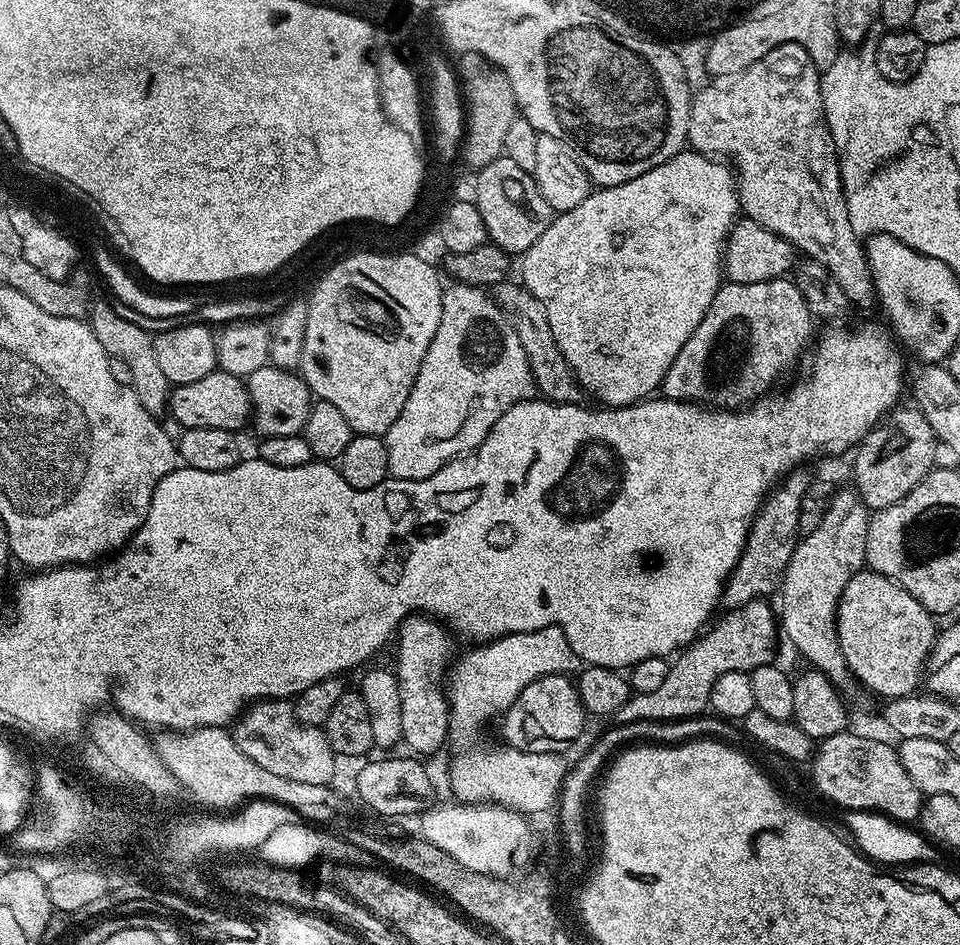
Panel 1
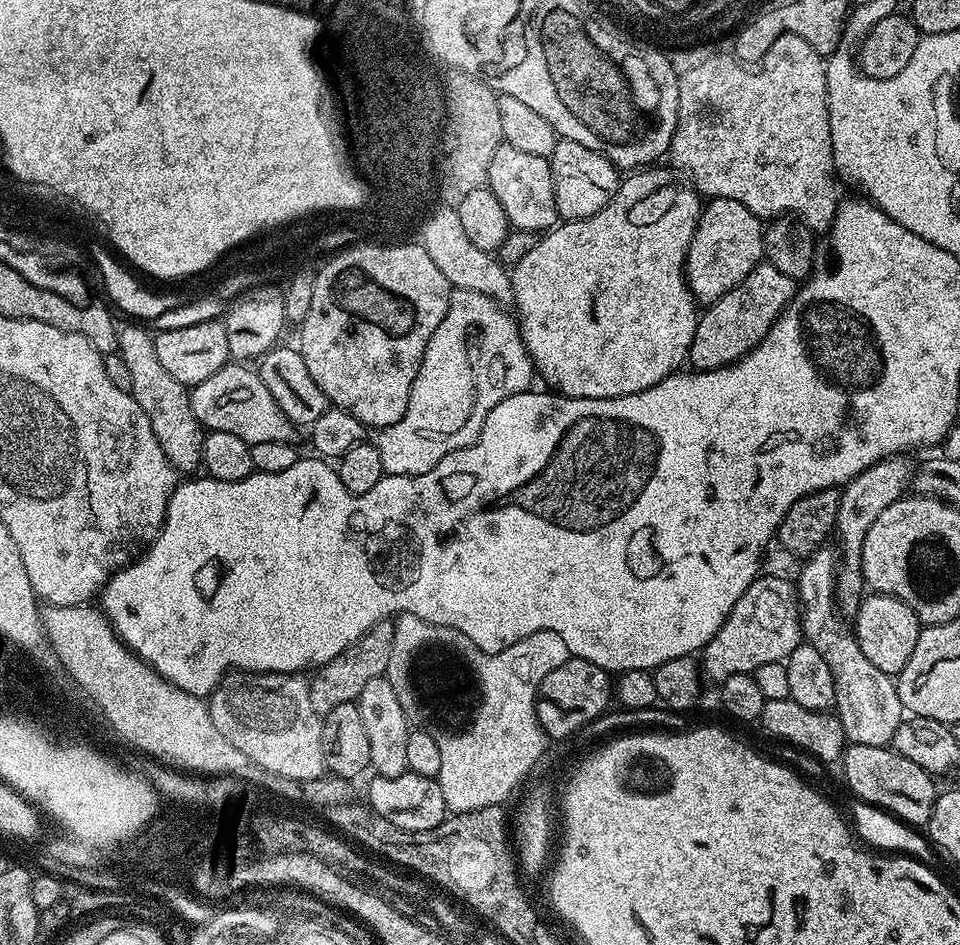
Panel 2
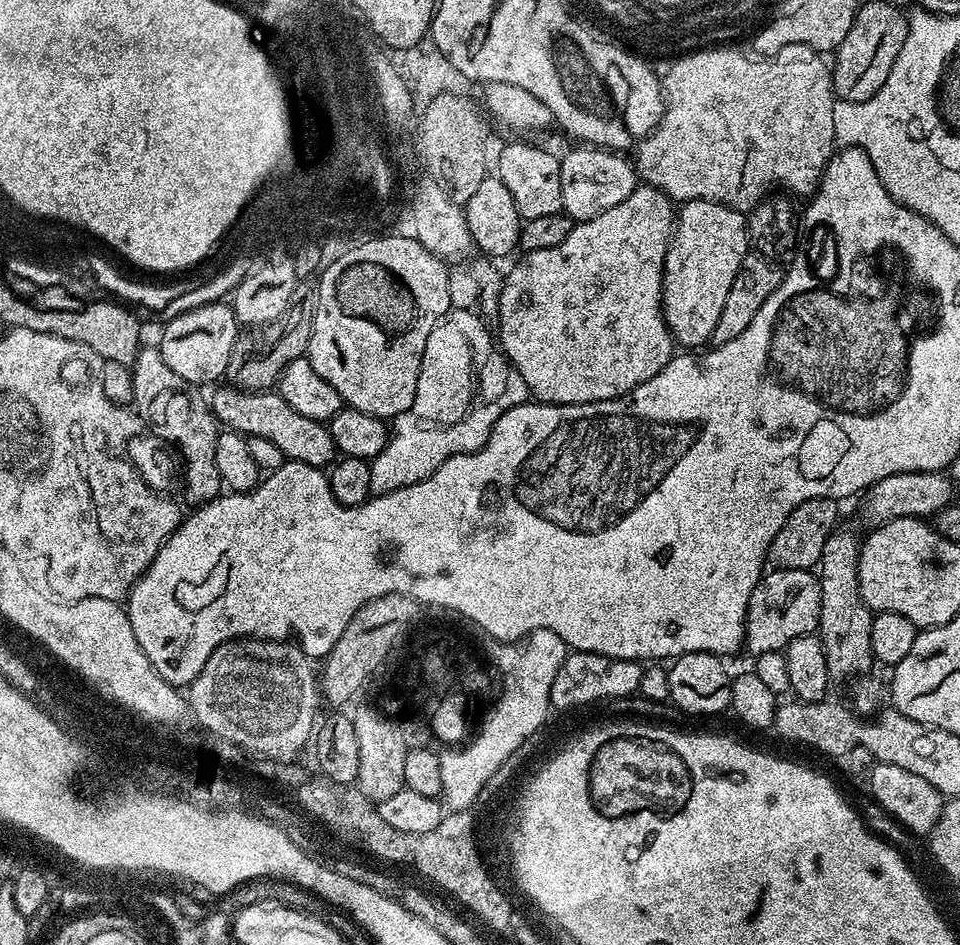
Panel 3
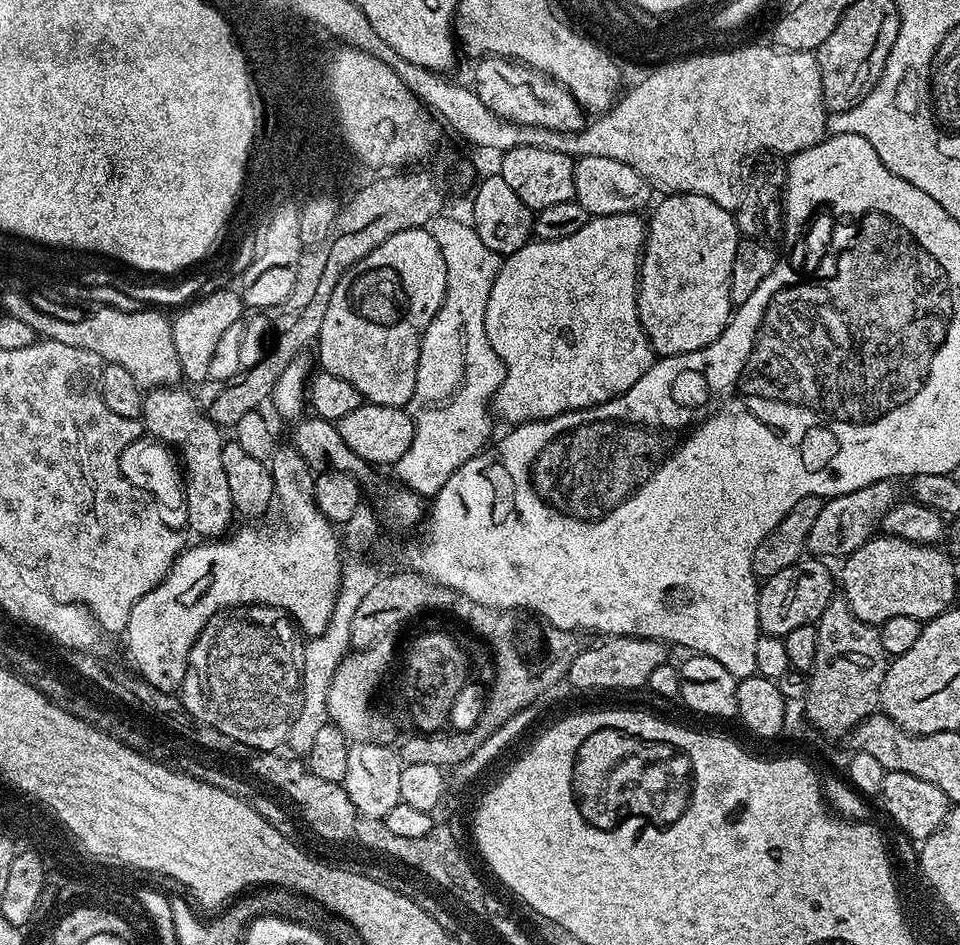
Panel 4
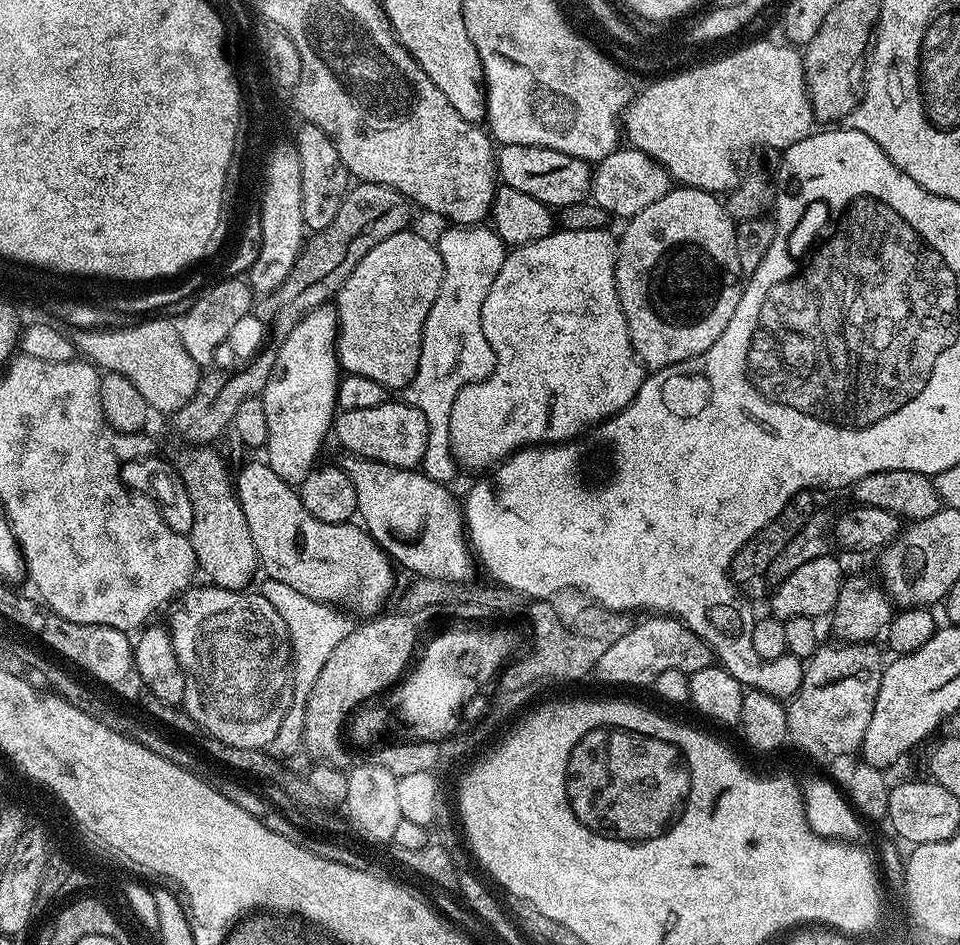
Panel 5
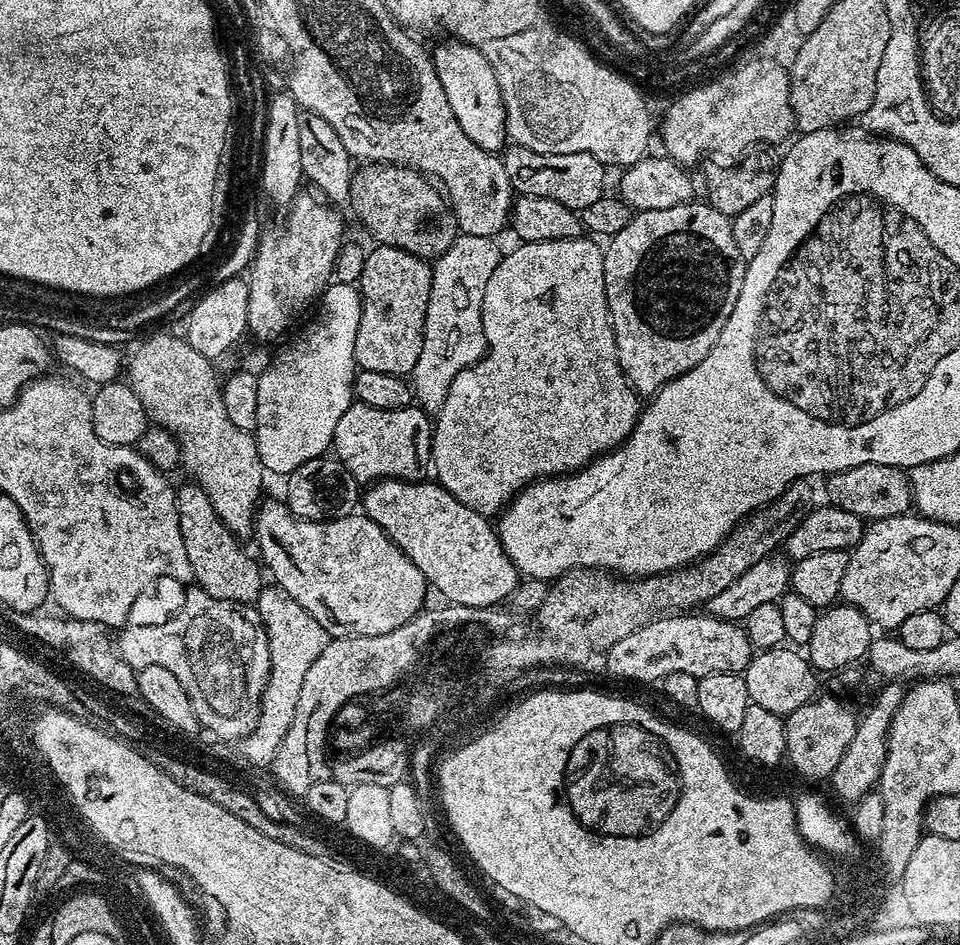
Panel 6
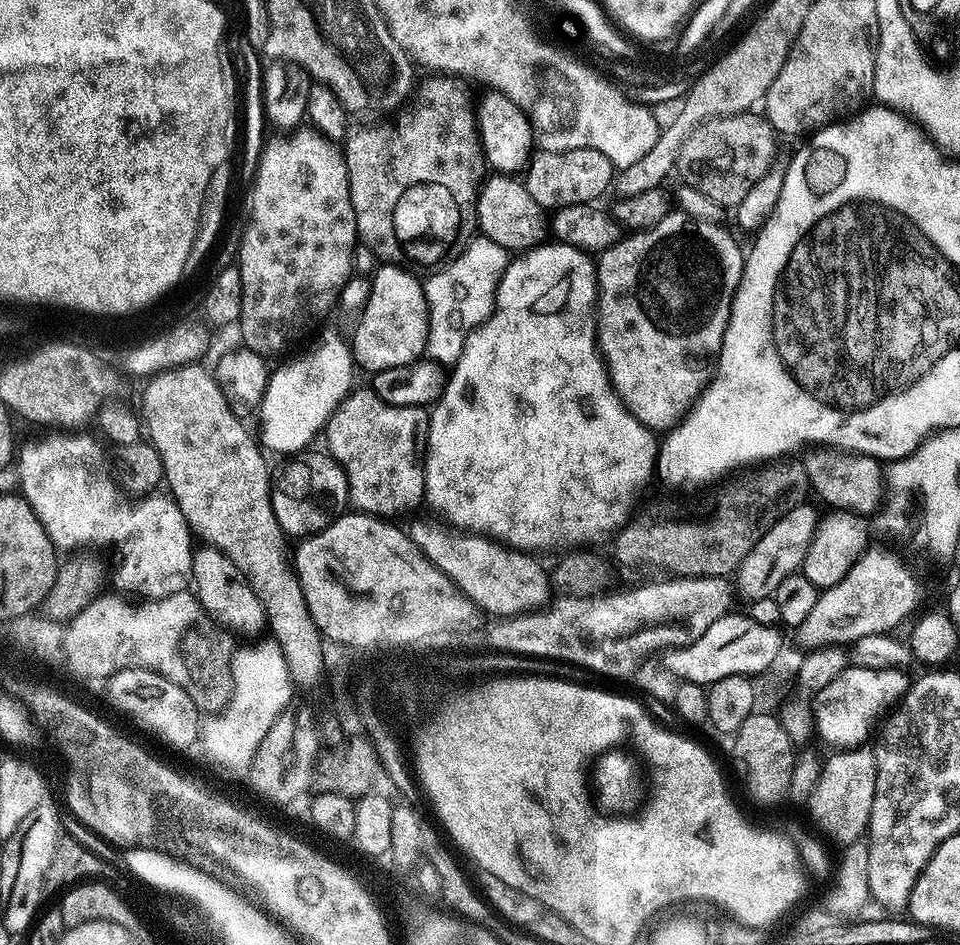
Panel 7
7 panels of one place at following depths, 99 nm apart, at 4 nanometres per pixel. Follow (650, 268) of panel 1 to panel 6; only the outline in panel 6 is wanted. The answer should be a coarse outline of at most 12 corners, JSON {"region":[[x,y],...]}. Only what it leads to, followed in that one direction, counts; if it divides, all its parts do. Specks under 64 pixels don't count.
{"region":[[592,238],[517,243],[431,467],[491,517],[634,430]]}

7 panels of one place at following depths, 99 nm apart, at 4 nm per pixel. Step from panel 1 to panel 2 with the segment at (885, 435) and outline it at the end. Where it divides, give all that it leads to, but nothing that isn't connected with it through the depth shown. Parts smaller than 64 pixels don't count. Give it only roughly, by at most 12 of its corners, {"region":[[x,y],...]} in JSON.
{"region":[[885,456],[843,485],[834,529],[836,606],[866,595],[862,542],[909,489],[914,464]]}

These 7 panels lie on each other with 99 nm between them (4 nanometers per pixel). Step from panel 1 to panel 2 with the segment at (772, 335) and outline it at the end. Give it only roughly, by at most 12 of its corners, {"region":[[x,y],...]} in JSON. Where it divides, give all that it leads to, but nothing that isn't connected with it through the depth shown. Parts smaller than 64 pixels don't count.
{"region":[[767,262],[699,313],[687,363],[725,368],[762,342],[794,281]]}

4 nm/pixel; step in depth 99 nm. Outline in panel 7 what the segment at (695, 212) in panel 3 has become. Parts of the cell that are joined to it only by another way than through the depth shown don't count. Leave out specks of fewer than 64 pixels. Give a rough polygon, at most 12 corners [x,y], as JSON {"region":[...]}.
{"region":[[679,210],[596,260],[620,400],[667,430],[707,387],[745,249]]}

